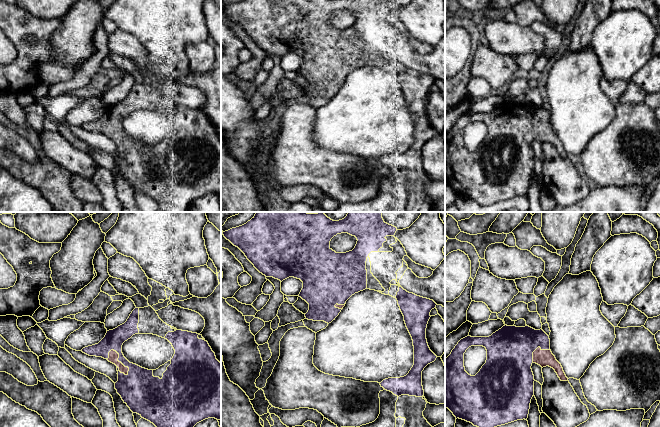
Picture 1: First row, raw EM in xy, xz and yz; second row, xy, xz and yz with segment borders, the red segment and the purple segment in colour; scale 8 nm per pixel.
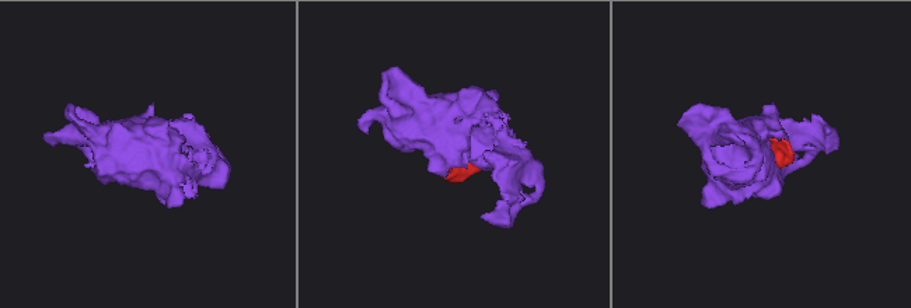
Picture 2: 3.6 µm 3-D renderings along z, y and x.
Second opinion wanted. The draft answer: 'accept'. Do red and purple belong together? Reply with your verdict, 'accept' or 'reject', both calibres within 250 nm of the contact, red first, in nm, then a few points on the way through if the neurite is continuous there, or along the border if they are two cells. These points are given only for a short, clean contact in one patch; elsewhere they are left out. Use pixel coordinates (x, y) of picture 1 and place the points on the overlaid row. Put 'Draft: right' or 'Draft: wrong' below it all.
accept | 80/280 nm
Draft: right

